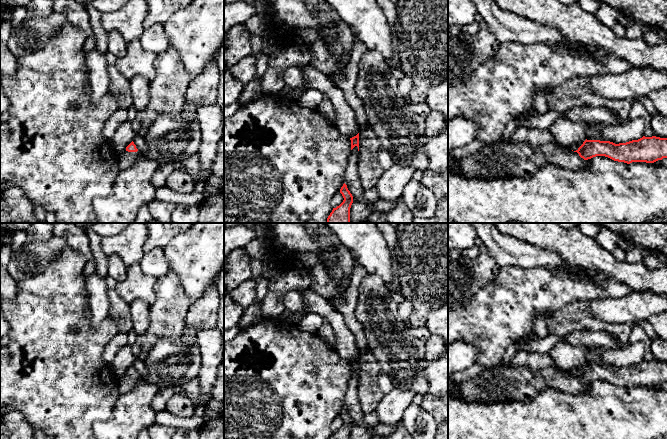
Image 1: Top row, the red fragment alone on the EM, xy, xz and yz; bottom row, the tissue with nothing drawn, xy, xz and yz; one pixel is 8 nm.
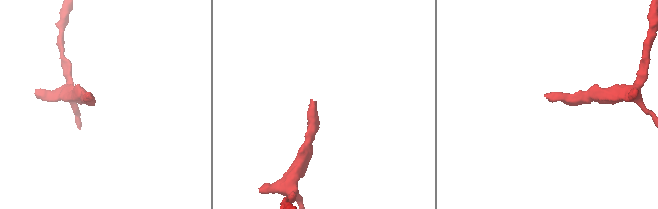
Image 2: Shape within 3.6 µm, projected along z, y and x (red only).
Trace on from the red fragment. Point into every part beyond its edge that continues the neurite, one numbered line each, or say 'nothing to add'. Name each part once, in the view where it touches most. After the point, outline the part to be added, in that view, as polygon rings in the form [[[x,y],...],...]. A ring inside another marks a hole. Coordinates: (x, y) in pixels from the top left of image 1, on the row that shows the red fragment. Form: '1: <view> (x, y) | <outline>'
1: yz (498, 160) | [[[498,141],[487,144],[473,154],[460,157],[458,163],[450,171],[458,171],[469,178],[502,179],[509,177],[531,177],[545,165],[556,165],[564,169],[579,169],[584,165],[584,159],[564,146],[547,143],[541,146],[524,142]]]

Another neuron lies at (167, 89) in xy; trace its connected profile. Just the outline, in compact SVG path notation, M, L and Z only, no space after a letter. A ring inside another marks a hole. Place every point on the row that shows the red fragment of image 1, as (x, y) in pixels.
M172 46L157 54L154 68L155 76L149 81L148 105L131 122L134 132L142 137L158 115L178 117L183 114L185 93L193 80L179 52Z

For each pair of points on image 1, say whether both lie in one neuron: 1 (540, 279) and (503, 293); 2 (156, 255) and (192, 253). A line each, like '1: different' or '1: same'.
1: same
2: different

